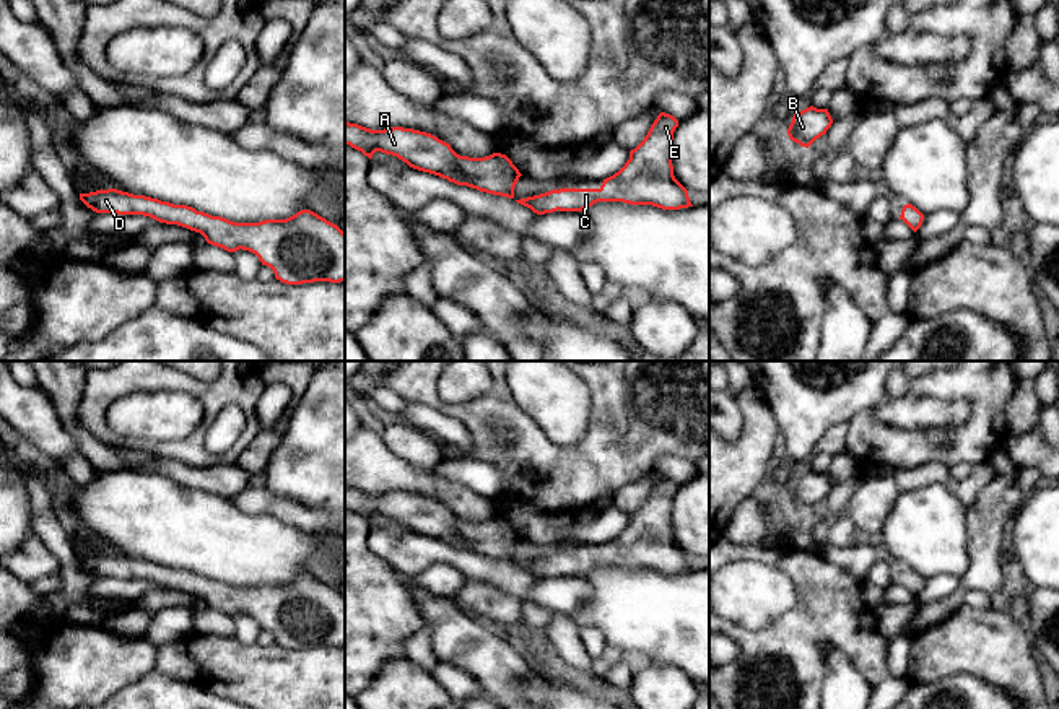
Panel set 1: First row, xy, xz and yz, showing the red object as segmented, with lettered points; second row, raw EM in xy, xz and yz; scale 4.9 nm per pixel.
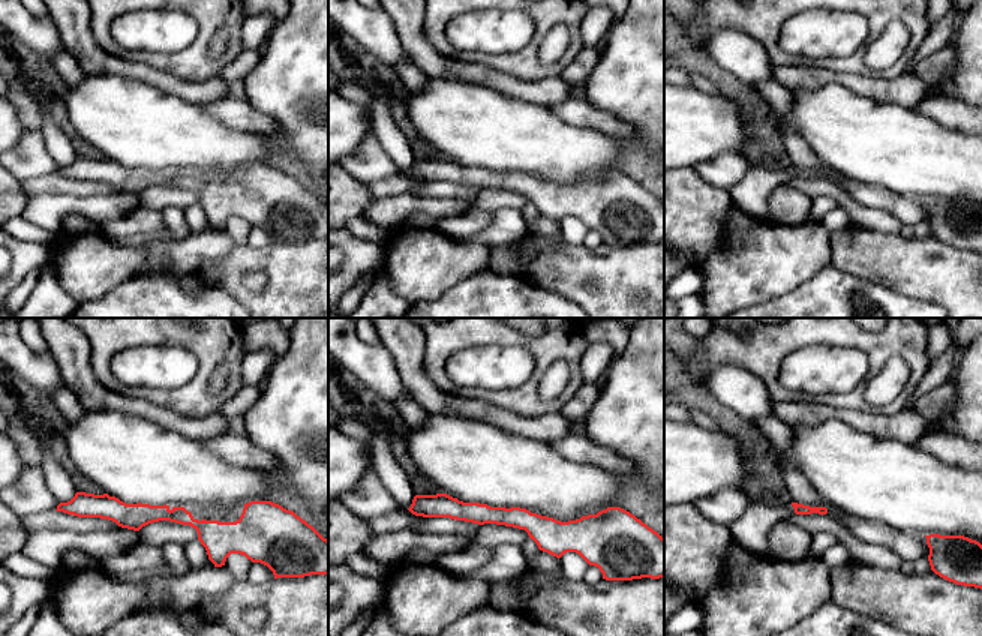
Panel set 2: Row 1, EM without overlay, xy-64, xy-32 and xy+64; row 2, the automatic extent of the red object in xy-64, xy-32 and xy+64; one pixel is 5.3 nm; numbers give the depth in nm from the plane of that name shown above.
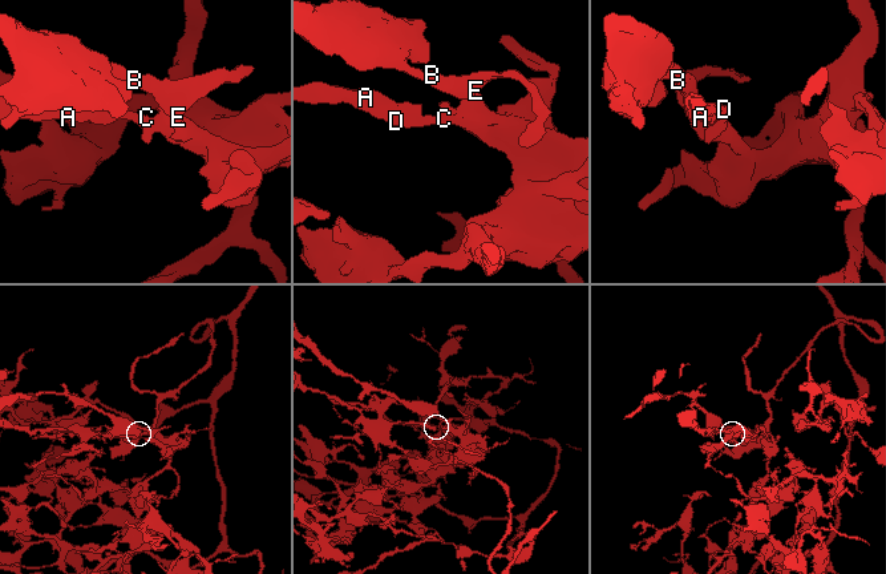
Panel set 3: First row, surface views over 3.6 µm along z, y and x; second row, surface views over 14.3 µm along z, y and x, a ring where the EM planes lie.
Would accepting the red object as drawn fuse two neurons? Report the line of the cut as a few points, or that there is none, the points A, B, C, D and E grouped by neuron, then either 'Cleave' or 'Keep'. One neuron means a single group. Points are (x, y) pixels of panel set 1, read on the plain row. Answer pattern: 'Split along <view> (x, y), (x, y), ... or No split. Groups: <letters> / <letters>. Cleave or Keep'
No split. Groups: A B C D E. Keep

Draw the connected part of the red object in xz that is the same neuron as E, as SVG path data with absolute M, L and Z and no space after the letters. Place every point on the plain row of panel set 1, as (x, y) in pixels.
M660 476L644 504L630 515L630 524L599 553L555 553L540 559L516 564L537 579L553 576L582 576L597 566L652 569L662 574L693 571L688 555L675 543L672 504L678 485Z

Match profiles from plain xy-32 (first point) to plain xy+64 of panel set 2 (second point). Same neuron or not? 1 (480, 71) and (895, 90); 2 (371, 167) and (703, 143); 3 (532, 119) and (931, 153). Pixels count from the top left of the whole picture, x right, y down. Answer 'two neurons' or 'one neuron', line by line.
1: one neuron
2: two neurons
3: one neuron

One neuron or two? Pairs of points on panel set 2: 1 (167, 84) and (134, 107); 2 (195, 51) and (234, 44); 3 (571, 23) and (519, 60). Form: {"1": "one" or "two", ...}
{"1": "two", "2": "one", "3": "one"}

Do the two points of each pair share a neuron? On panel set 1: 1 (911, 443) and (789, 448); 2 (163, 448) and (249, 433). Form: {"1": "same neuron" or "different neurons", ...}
{"1": "different neurons", "2": "same neuron"}

